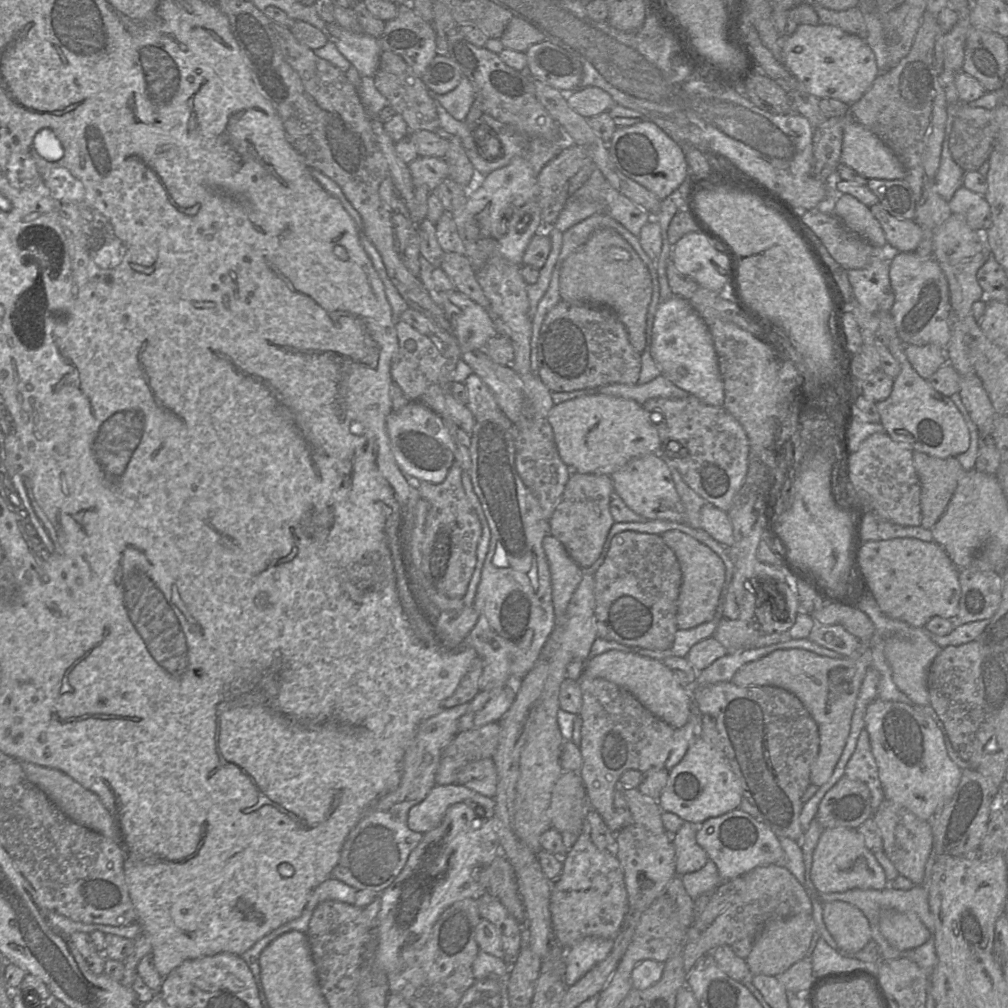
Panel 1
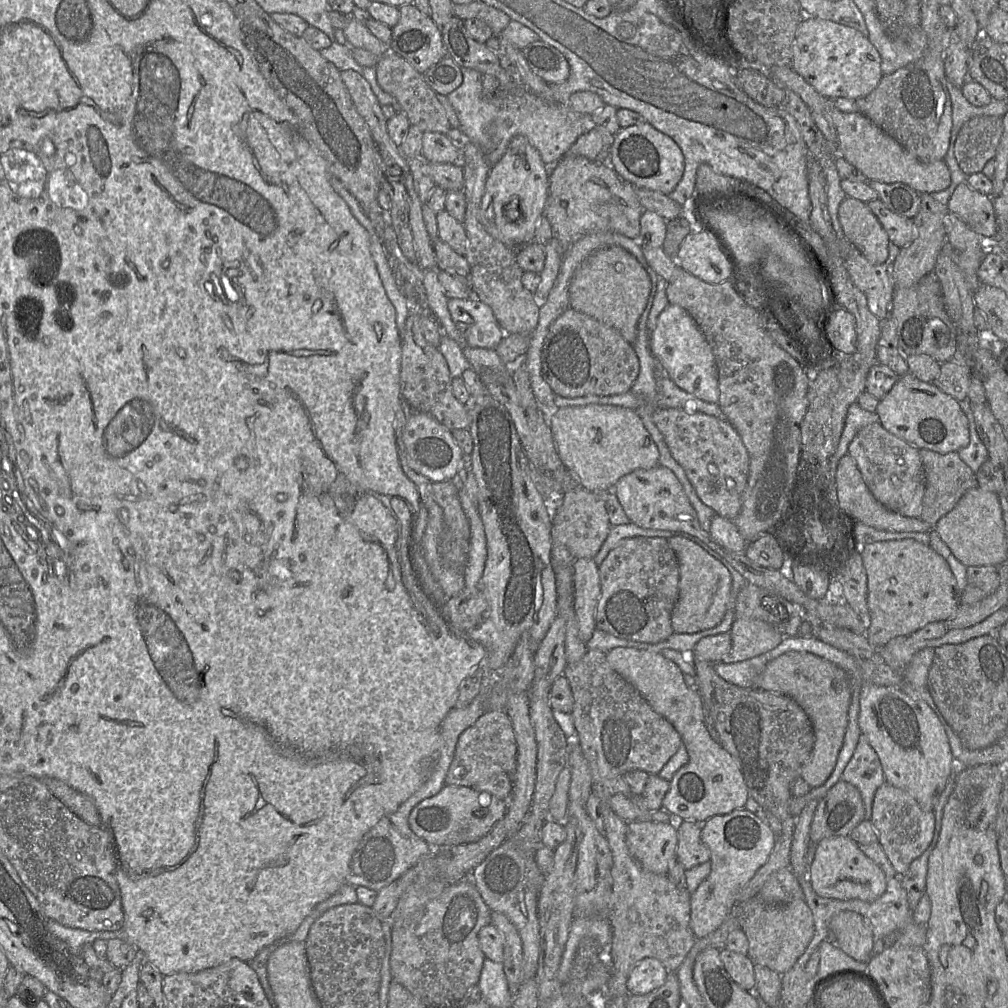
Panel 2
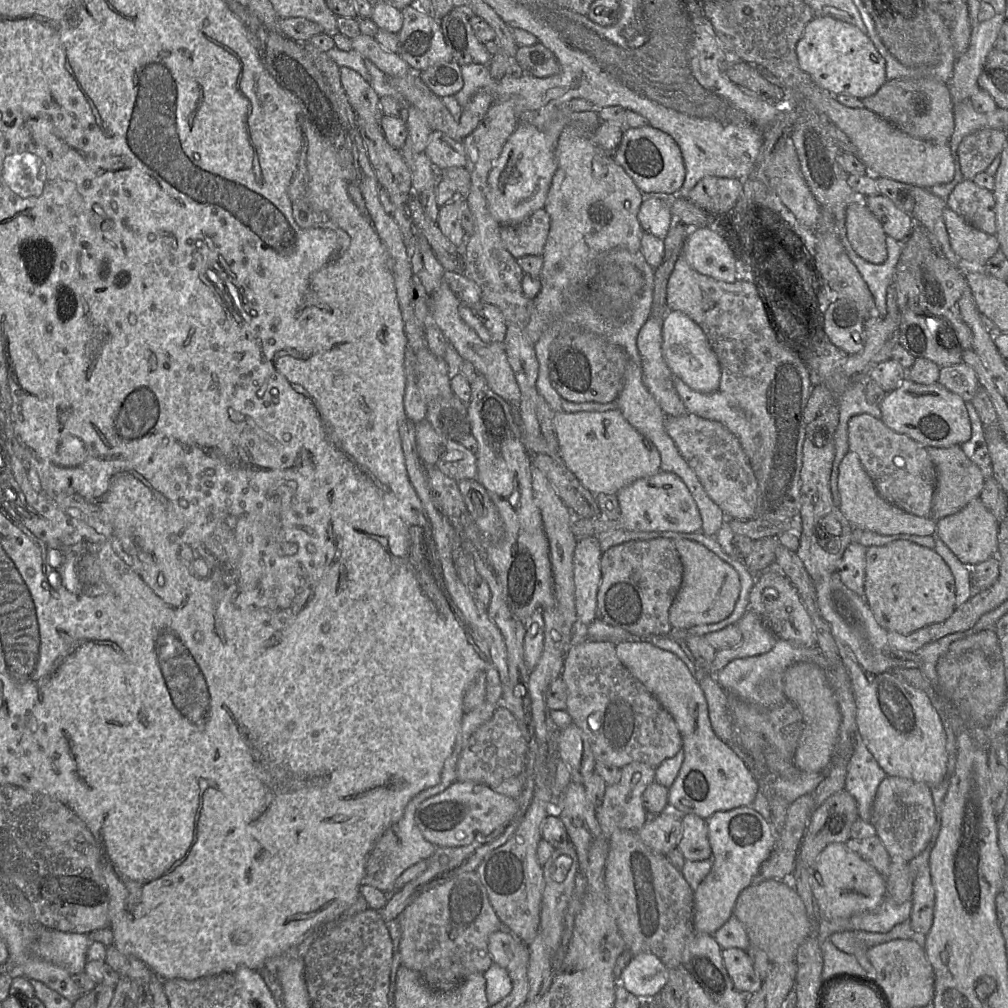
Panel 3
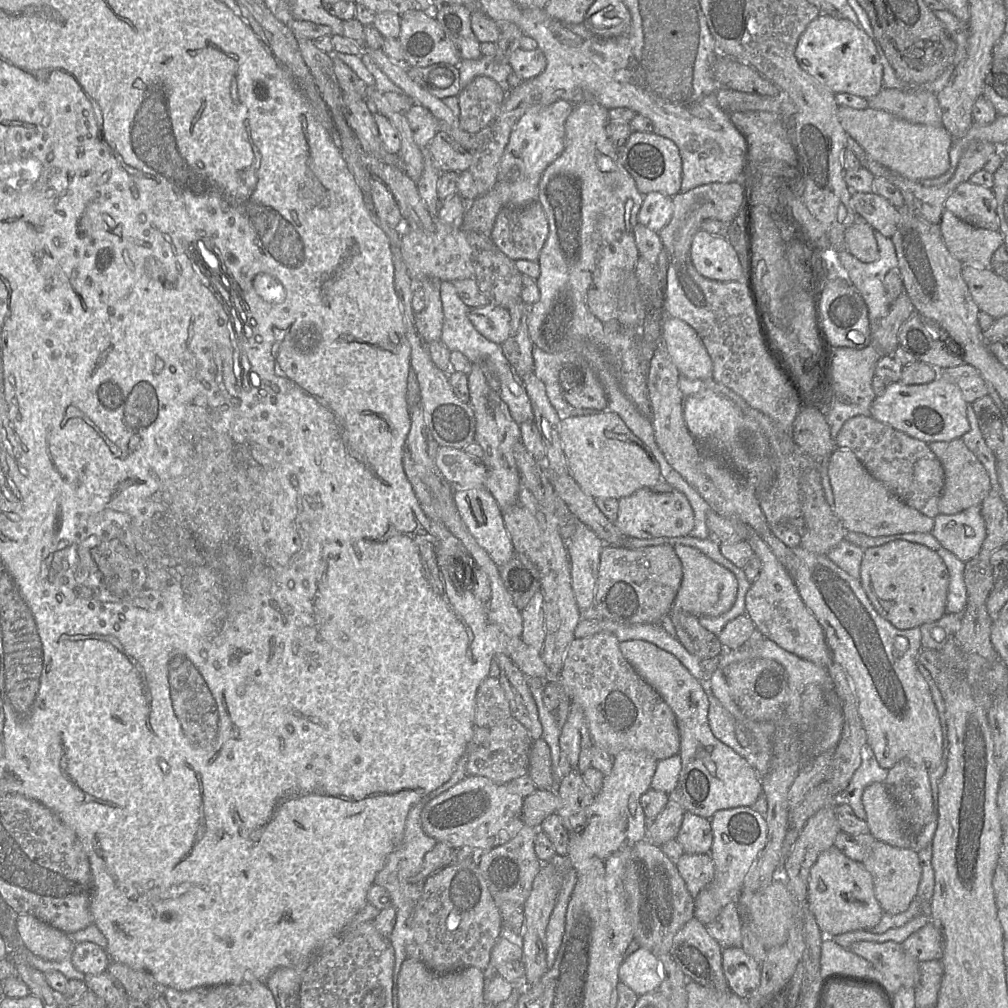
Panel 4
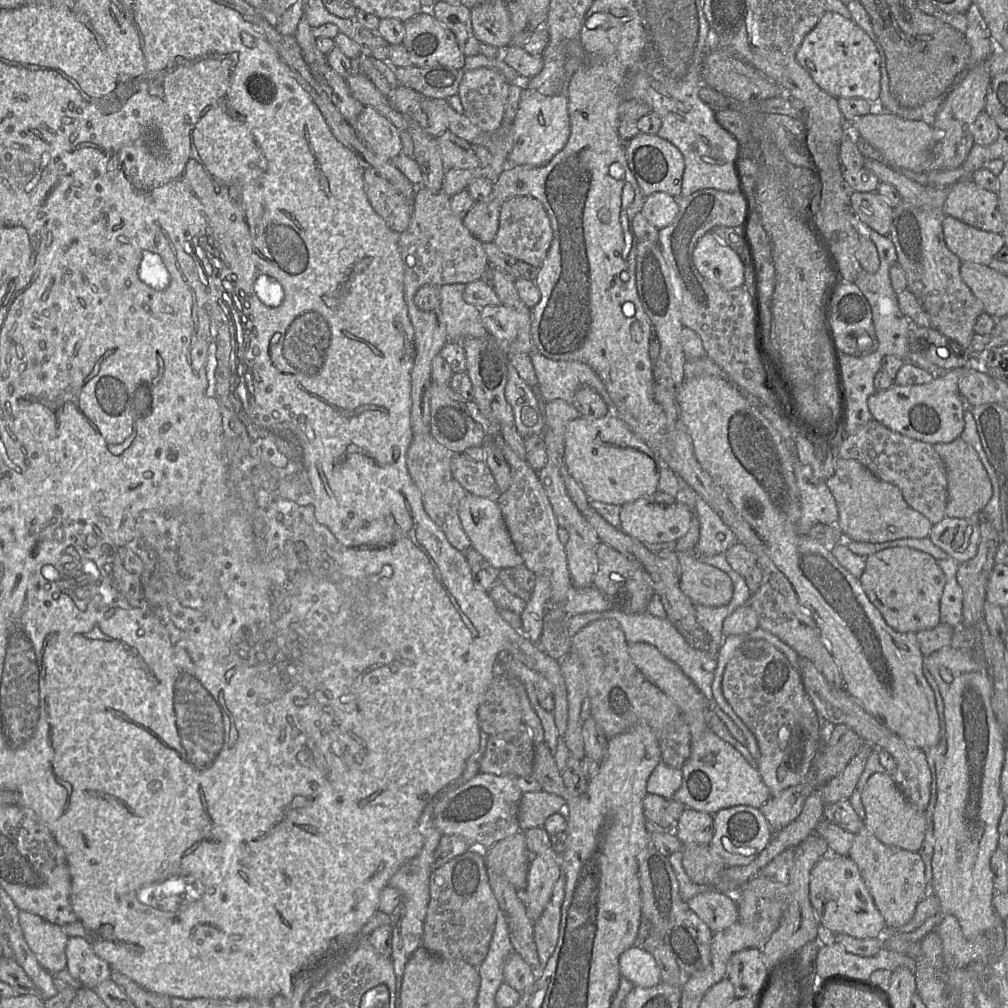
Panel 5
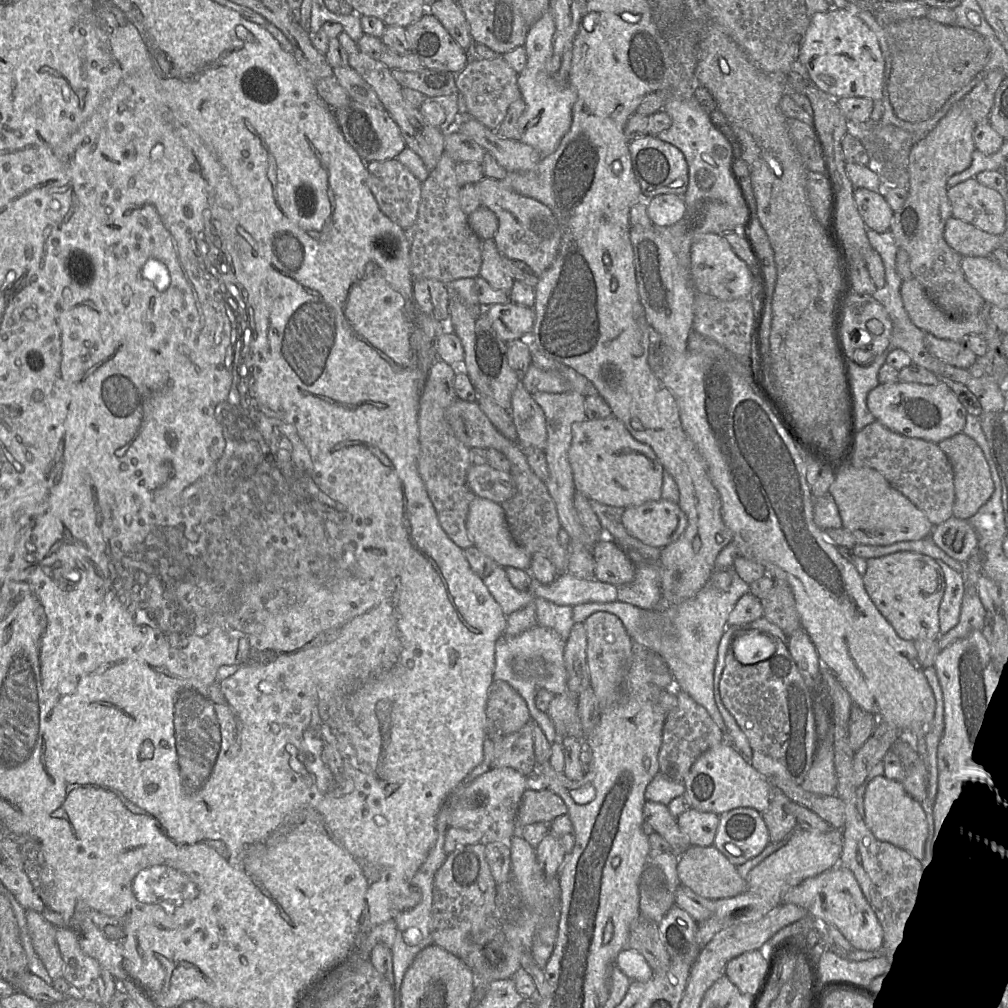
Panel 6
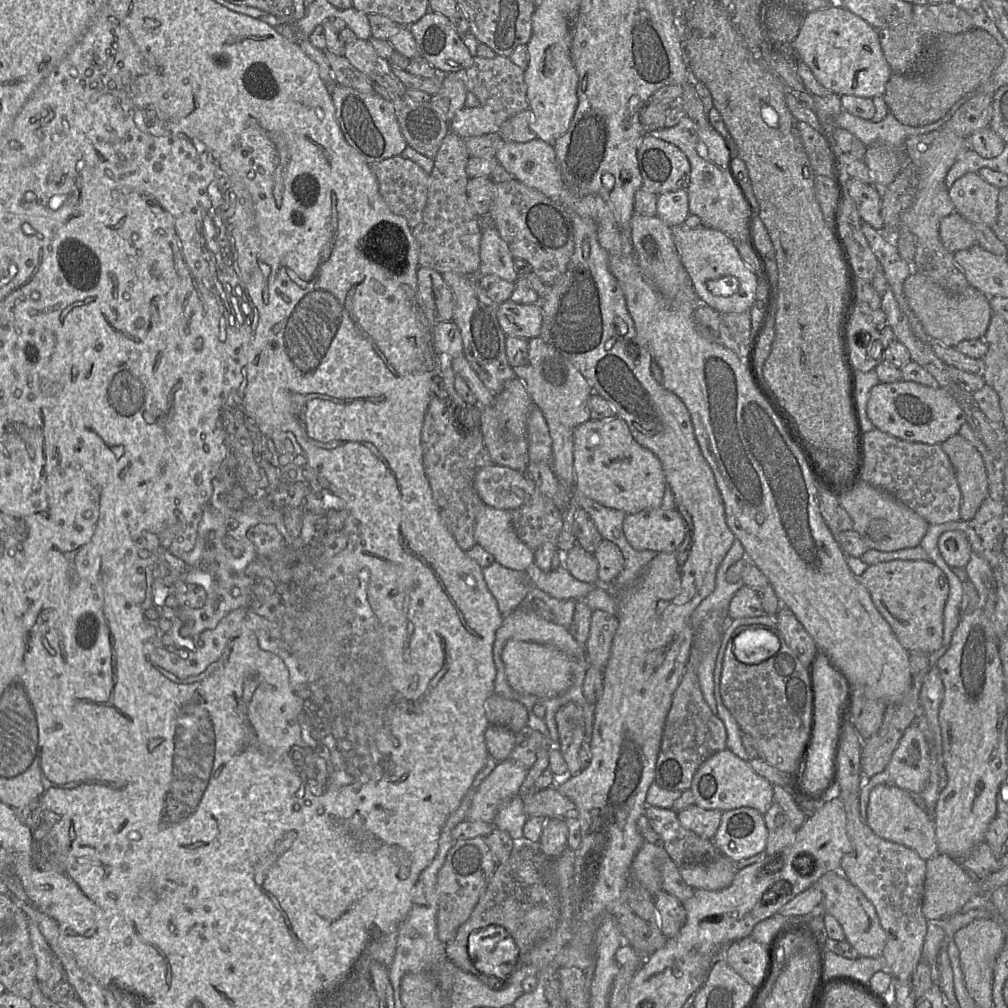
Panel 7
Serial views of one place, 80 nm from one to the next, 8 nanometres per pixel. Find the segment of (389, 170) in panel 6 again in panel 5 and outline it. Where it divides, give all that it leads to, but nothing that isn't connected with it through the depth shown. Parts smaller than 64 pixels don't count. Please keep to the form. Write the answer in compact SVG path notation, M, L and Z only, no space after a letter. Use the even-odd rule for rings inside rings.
M374 169L364 171L365 191L374 211L396 233L404 232L414 211L414 199L407 198Z

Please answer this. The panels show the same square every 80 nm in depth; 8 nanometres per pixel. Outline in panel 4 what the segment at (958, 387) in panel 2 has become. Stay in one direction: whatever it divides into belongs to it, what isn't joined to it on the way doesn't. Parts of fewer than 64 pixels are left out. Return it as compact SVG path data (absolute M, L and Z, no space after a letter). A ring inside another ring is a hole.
M962 364L939 369L939 376L957 384L968 403L988 395L988 387L980 371L972 365Z

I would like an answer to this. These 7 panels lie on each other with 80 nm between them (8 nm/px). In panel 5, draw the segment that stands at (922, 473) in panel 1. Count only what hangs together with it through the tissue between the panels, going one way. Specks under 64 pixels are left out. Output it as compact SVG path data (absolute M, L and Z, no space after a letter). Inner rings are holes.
M961 436L951 442L934 444L933 447L943 460L947 472L946 517L977 517L989 502L993 492L992 482L978 453Z

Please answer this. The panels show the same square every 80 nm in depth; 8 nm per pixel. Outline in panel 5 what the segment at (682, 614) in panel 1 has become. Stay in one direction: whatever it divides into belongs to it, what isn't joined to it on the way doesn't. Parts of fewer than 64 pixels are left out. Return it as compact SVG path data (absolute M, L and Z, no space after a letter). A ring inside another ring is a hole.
M694 551L677 552L680 589L694 603L720 607L733 596L733 583L724 571L701 562Z

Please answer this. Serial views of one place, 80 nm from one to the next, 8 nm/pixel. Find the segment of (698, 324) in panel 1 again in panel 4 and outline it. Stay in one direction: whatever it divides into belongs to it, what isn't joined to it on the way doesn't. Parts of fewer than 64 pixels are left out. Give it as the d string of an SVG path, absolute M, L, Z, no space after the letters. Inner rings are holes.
M666 316L661 338L680 375L693 380L712 378L711 357L690 325L678 318Z

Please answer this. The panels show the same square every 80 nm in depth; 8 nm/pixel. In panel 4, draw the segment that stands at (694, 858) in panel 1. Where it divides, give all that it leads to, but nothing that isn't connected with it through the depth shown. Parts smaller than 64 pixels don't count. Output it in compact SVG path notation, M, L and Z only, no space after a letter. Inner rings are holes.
M685 812L676 839L681 844L684 853L710 853L713 841L710 819Z

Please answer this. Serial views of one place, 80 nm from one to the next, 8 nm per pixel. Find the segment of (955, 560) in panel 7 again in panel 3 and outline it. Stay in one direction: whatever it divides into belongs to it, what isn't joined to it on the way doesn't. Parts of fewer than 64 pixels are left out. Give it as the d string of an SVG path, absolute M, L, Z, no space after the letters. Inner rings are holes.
M980 498L969 502L955 514L936 521L937 536L966 566L974 566L998 555L999 522Z

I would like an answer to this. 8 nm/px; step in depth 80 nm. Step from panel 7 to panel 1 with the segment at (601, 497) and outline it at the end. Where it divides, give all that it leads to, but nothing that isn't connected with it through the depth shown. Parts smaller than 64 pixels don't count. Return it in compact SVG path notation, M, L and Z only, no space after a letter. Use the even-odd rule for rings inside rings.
M596 394L582 396L554 404L548 414L554 441L562 461L579 473L605 474L611 476L634 458L653 454L659 450L660 439L657 429L651 424L649 414L634 400Z

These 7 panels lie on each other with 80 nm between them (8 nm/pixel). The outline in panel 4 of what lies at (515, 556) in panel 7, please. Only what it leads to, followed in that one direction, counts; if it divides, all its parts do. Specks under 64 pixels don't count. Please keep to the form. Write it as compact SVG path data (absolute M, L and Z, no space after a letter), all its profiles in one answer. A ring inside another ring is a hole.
M486 488L455 490L454 500L468 530L496 565L500 567L509 562L516 551L505 527L502 511L491 493Z

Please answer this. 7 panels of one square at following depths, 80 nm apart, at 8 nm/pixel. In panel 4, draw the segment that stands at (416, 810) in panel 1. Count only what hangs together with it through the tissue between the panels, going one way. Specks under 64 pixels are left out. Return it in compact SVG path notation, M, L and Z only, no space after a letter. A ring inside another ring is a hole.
M467 776L446 792L428 802L421 814L424 832L437 842L443 842L454 849L467 848L480 852L505 844L523 826L523 798L512 793L505 784L498 784L483 776Z

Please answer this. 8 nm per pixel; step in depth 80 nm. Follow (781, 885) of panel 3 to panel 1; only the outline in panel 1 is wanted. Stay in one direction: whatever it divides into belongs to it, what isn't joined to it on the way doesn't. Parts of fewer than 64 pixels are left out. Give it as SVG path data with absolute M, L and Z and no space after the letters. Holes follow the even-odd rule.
M799 914L768 921L754 940L752 950L745 959L751 974L776 976L783 973L805 957L816 931L817 926L812 914Z

